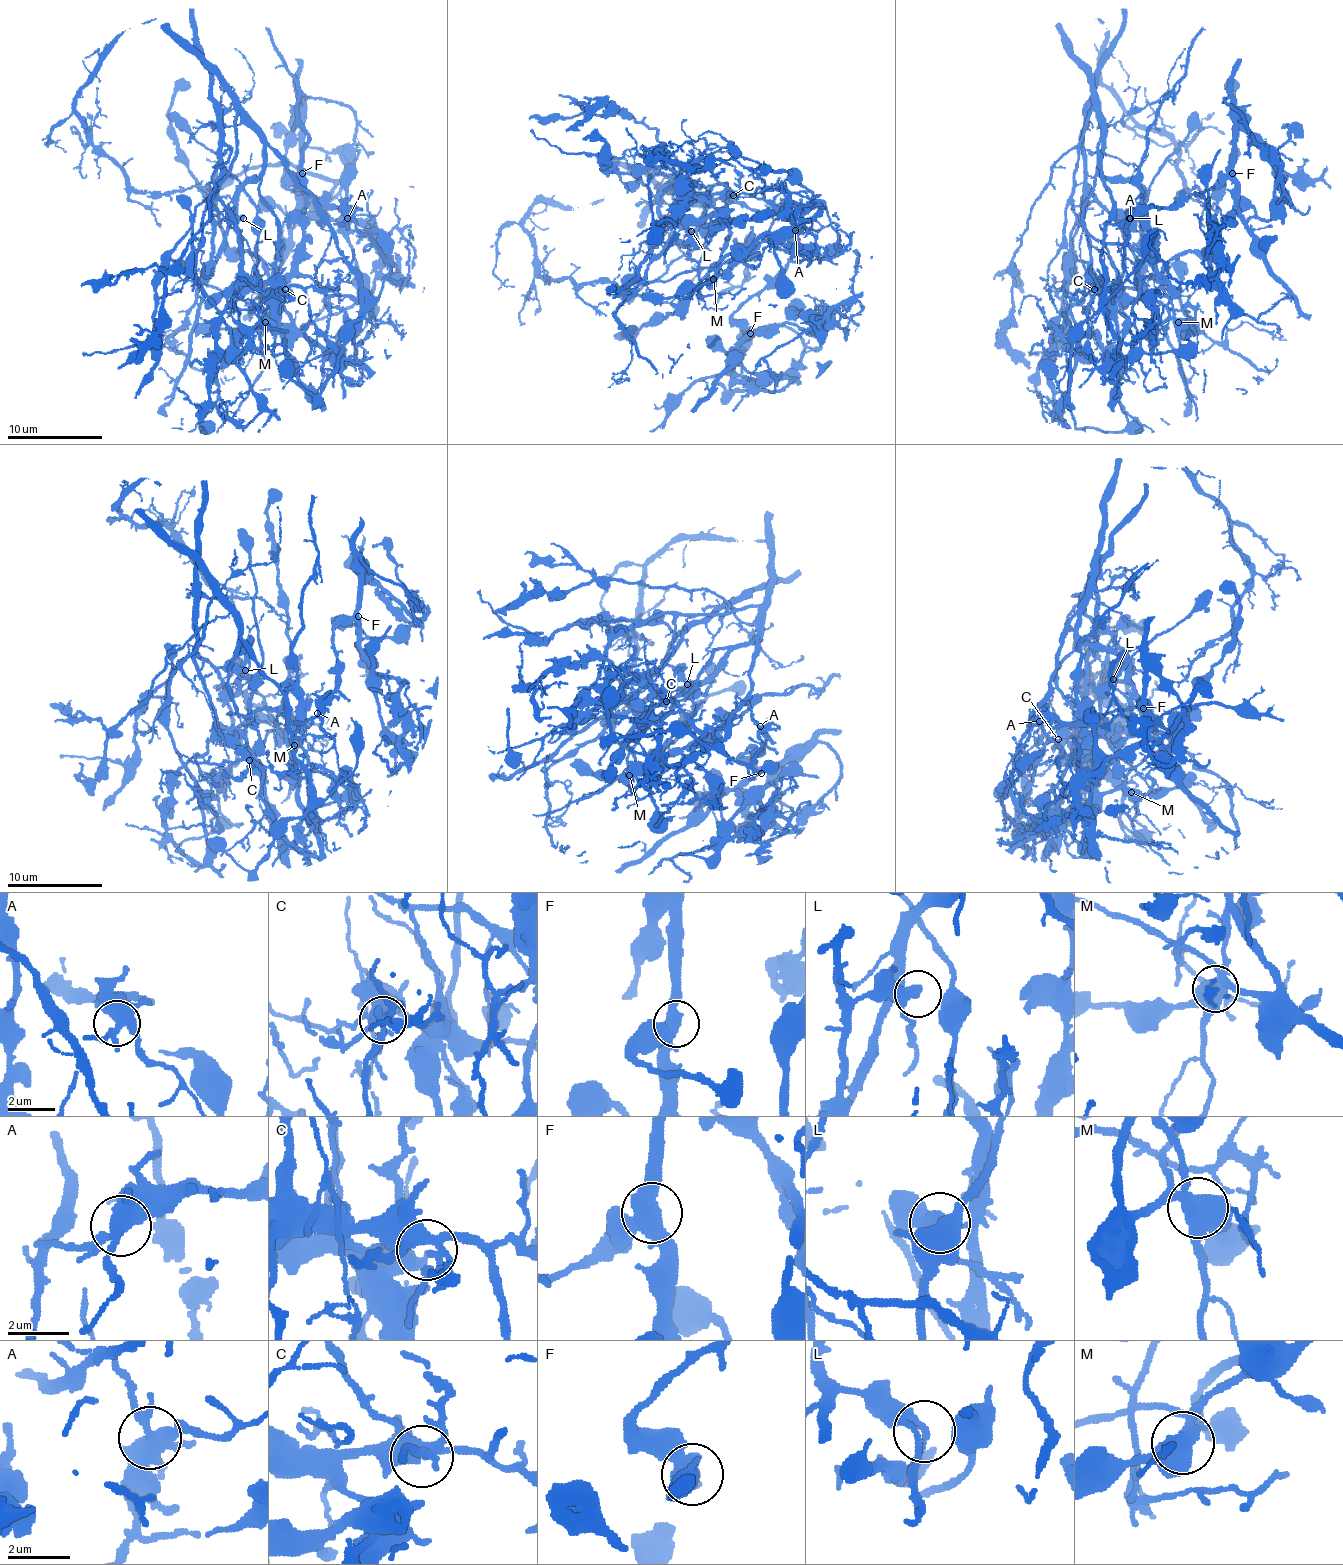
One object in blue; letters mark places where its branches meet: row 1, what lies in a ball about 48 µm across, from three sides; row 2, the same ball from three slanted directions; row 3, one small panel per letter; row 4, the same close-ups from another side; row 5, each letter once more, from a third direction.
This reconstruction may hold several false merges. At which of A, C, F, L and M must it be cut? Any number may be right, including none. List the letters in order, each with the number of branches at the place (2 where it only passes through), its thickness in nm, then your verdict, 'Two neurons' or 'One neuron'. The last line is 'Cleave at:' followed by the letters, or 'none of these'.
A: Branches: 5. Thickness 460 nm. One neuron
C: Branches: 4. Thickness 200 nm. One neuron
F: Branches: 4. Thickness 480 nm. One neuron
L: Branches: 3. Thickness 220 nm. Two neurons
M: Branches: 5. Thickness 550 nm. Two neurons
Cleave at: L, M

